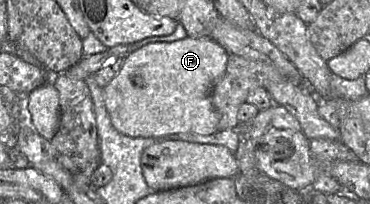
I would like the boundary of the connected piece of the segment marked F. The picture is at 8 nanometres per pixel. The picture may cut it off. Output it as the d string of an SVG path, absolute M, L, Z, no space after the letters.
M207 36L152 43L138 49L124 59L119 73L104 88L113 126L123 135L146 138L217 132L219 115L212 103L212 92L226 71L228 59L227 50Z

